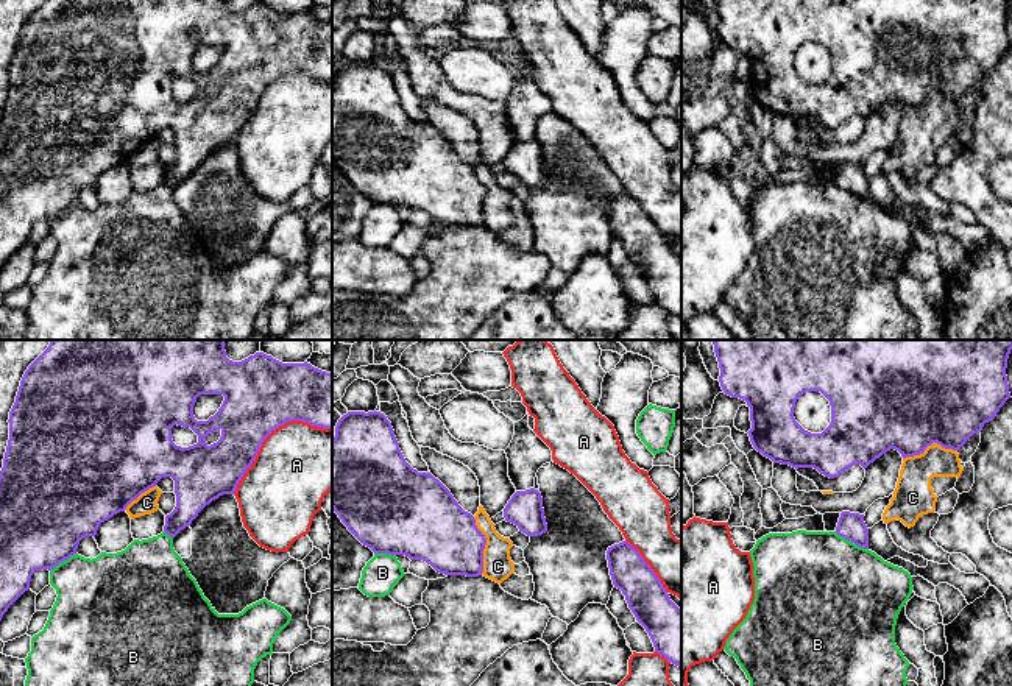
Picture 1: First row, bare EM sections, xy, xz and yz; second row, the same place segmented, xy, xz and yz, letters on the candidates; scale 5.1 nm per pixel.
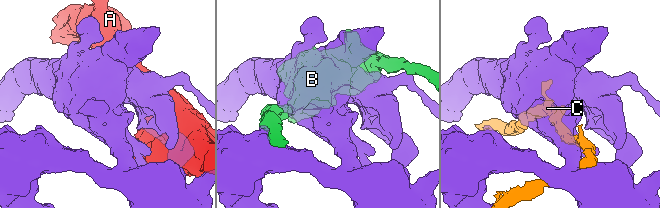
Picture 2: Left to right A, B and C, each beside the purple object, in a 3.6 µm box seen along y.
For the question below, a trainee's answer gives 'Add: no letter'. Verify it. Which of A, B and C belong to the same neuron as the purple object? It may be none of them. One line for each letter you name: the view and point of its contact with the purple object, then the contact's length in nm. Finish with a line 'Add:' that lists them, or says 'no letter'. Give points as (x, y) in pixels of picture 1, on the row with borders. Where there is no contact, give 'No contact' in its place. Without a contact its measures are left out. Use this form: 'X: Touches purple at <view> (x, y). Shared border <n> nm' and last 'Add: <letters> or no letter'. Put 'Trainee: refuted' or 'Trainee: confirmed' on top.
Trainee: confirmed
Add: no letter

